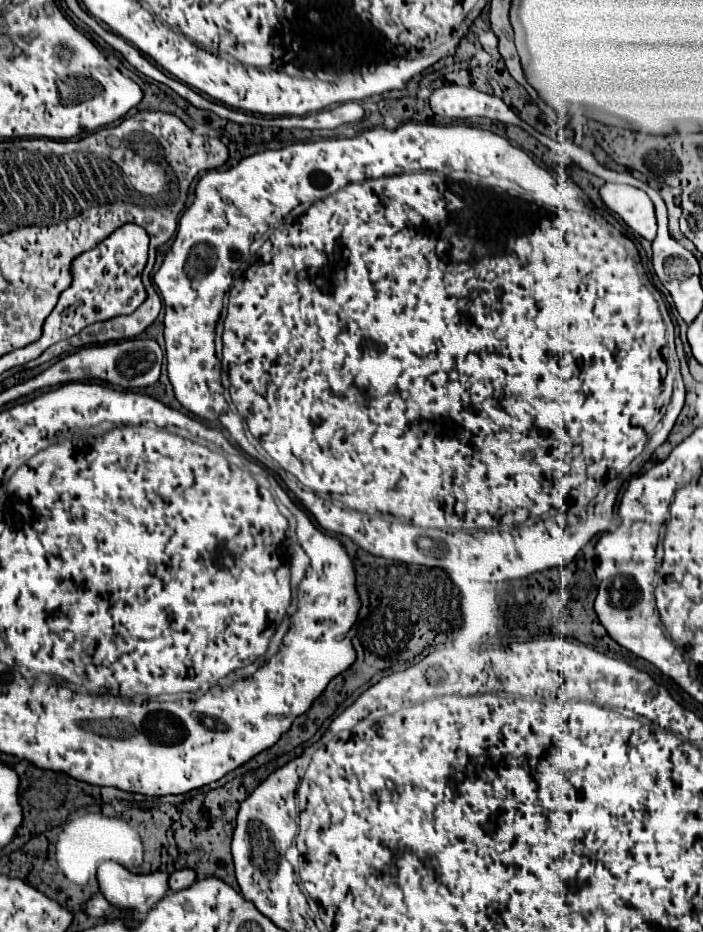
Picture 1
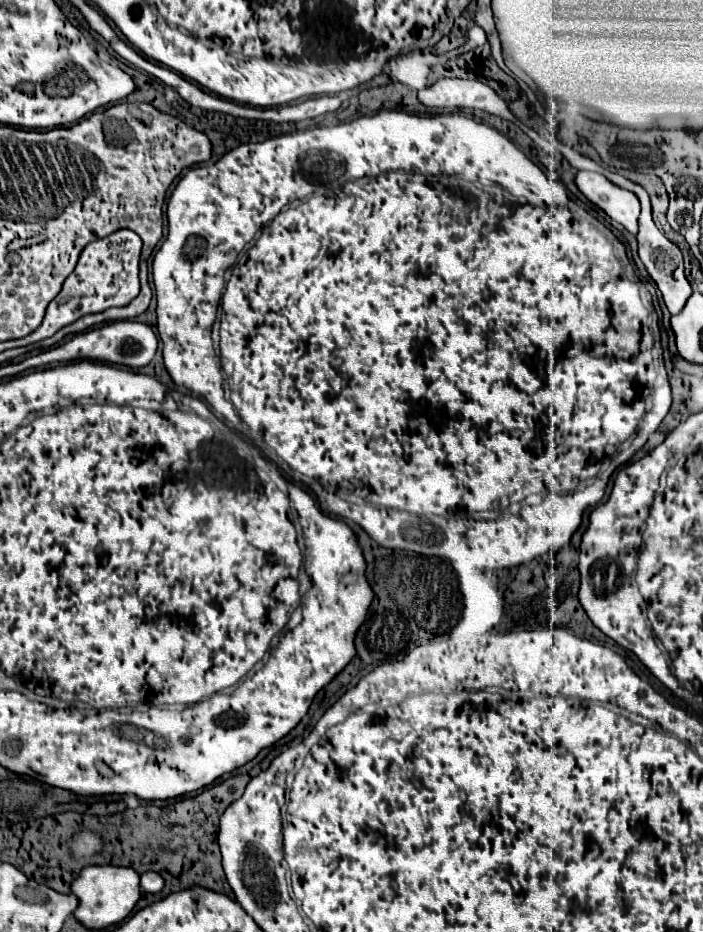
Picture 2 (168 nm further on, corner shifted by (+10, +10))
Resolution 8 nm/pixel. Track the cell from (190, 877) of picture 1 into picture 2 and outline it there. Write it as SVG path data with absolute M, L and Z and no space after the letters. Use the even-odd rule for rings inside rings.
M146 872L140 876L140 886L146 890L146 892L160 892L164 888L164 878L158 874L158 872Z

